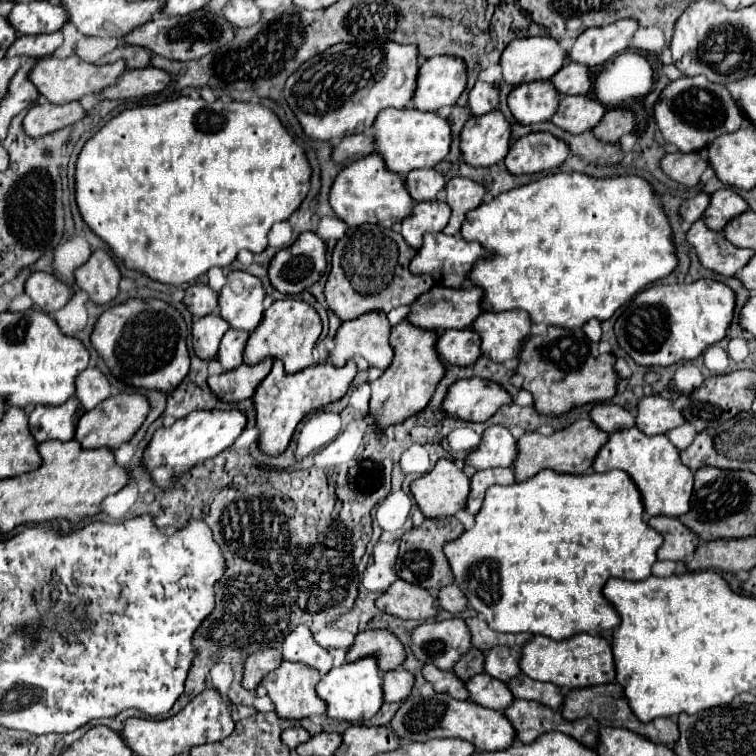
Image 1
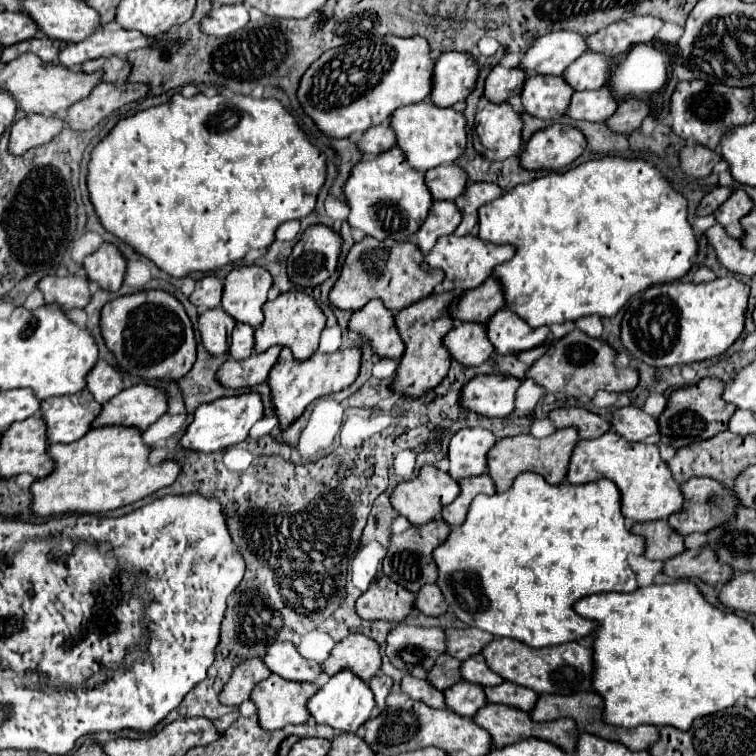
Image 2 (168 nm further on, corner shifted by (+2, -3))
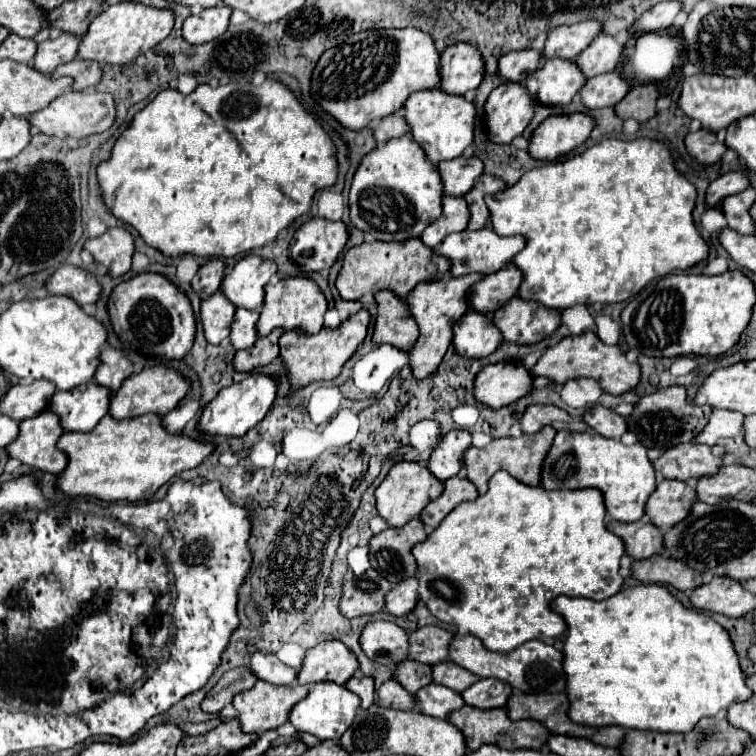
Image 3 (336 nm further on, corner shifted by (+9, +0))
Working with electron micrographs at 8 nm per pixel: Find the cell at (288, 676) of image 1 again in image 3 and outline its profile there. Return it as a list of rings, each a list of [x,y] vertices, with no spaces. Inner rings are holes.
[[[257,681],[249,691],[235,695],[233,707],[239,711],[239,725],[245,733],[263,733],[281,727],[295,703],[305,699],[309,685],[285,685],[273,687]]]

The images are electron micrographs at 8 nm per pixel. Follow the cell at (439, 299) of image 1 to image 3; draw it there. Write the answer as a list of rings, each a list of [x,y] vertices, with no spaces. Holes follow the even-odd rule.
[[[511,265],[497,273],[483,277],[475,283],[475,293],[471,293],[471,307],[481,313],[493,313],[505,305],[513,295],[517,295],[523,281],[523,273]]]

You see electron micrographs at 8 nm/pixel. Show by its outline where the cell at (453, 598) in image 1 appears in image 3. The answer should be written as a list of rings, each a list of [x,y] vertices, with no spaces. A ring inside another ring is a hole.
[[[409,577],[399,581],[387,595],[385,595],[385,609],[393,617],[401,617],[417,605],[417,579]]]

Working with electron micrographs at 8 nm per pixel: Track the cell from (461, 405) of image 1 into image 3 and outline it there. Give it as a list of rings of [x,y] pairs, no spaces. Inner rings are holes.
[[[521,361],[485,365],[475,379],[475,399],[491,409],[501,409],[533,389],[533,375]]]

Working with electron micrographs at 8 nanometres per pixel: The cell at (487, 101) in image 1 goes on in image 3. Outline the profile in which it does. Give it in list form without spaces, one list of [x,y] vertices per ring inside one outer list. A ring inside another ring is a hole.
[[[535,49],[509,51],[499,59],[499,75],[507,81],[523,83],[527,75],[537,71],[541,59],[543,59],[543,51],[535,51]]]

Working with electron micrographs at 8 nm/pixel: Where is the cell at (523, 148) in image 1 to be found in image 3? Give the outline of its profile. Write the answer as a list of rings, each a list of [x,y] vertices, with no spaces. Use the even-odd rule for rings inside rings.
[[[585,113],[551,115],[535,129],[529,153],[533,153],[535,159],[557,159],[559,155],[569,153],[577,145],[585,143],[593,127],[593,117]]]

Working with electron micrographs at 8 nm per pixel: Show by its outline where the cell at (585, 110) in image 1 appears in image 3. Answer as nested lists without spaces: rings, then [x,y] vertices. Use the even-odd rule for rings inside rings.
[[[609,71],[609,73],[601,73],[601,75],[587,79],[579,95],[585,107],[597,109],[597,107],[617,105],[629,93],[629,89],[631,85],[621,73]]]

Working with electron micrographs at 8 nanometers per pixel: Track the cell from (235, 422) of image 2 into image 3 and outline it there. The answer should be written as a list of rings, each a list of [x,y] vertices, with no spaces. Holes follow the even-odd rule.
[[[249,375],[243,381],[221,389],[217,393],[217,399],[205,405],[203,415],[199,419],[199,431],[205,431],[209,435],[221,435],[221,437],[243,437],[251,427],[263,421],[263,417],[267,415],[267,411],[275,401],[277,387],[279,387],[279,381],[275,377]]]

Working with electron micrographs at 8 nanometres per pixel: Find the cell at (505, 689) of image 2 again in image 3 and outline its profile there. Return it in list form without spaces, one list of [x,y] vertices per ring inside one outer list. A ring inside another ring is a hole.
[[[479,679],[477,683],[473,683],[469,689],[465,689],[461,693],[463,701],[471,707],[479,707],[479,709],[495,709],[495,707],[505,707],[509,695],[511,695],[511,687],[505,685],[503,693],[497,697],[489,695],[491,685],[495,683],[495,679]]]

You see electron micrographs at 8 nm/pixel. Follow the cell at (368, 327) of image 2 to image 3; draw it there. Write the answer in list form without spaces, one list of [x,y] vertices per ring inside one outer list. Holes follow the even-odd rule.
[[[379,291],[375,295],[379,309],[377,309],[377,325],[373,333],[373,343],[383,345],[389,343],[397,349],[409,351],[417,337],[419,329],[409,311],[409,303],[393,295],[393,291]]]

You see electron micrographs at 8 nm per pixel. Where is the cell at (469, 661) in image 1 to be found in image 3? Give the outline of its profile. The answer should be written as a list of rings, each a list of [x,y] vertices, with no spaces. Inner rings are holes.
[[[405,659],[403,663],[397,665],[397,669],[393,671],[393,679],[399,681],[403,685],[403,689],[407,689],[411,695],[417,693],[421,687],[429,685],[429,671],[431,665],[423,665],[423,663],[413,663],[411,659]]]

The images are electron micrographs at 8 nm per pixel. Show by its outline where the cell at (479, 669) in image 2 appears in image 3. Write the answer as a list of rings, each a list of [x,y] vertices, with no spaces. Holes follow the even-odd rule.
[[[441,661],[441,663],[433,665],[433,683],[449,687],[449,689],[453,689],[457,693],[465,691],[475,681],[477,681],[477,675],[469,675],[463,667],[457,667],[455,663]]]

